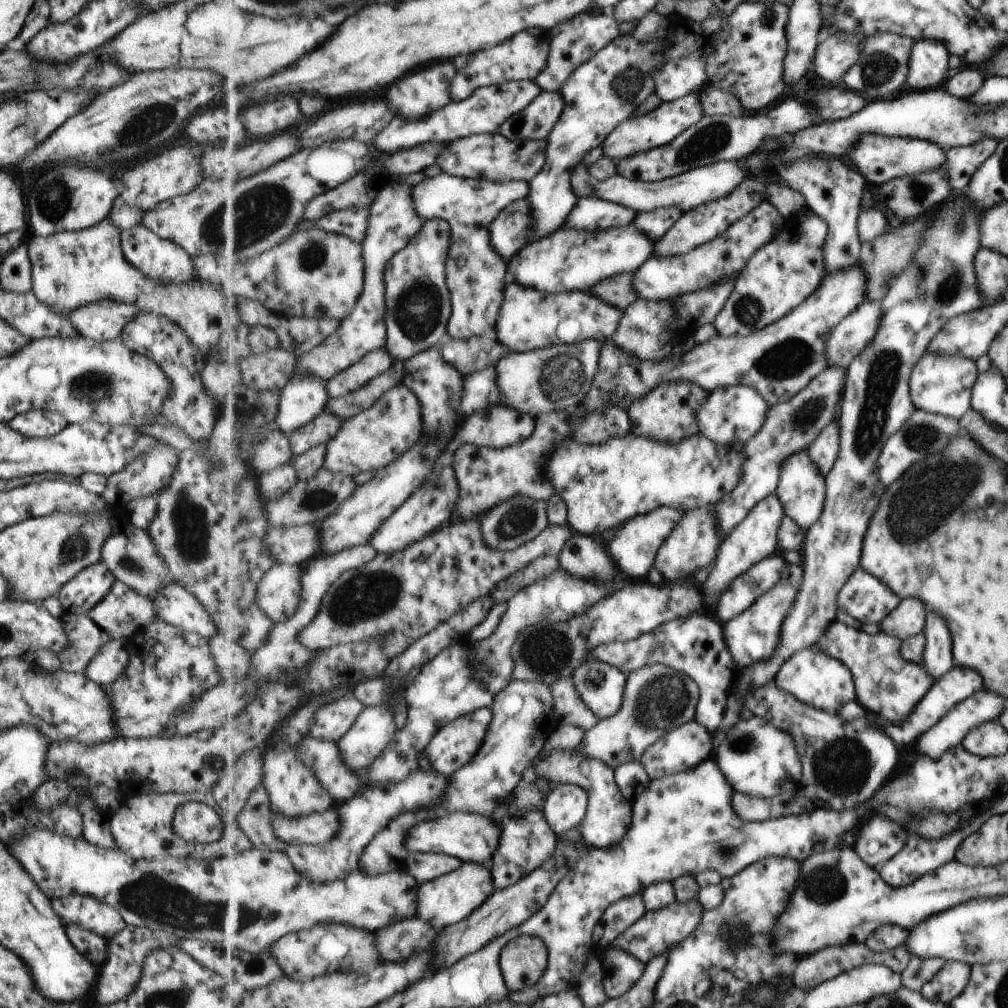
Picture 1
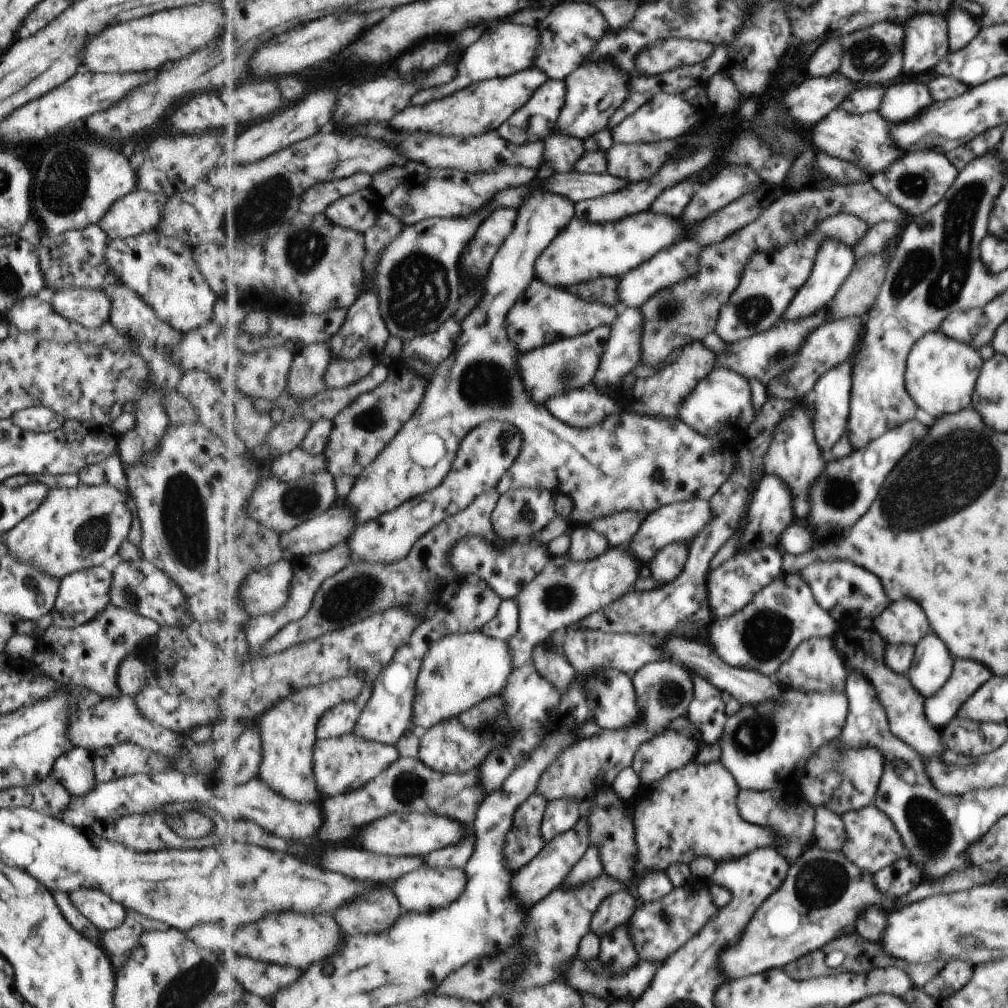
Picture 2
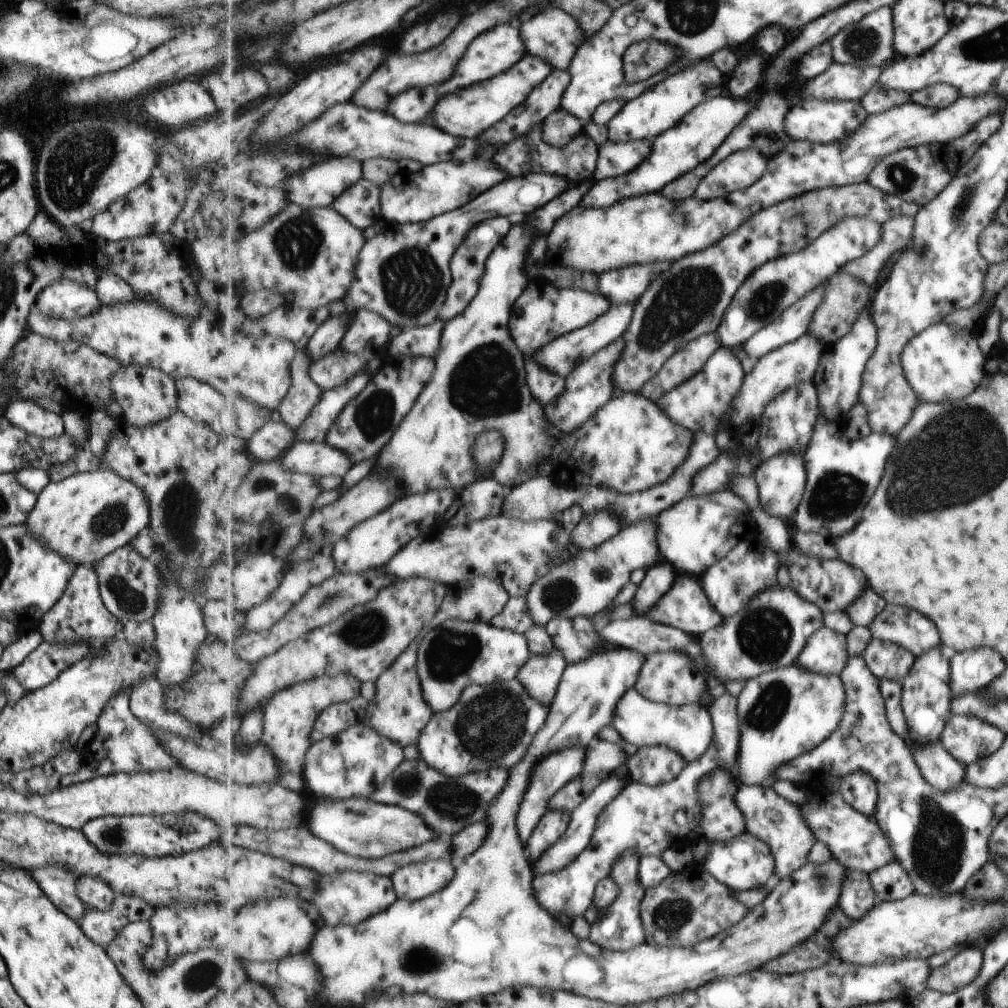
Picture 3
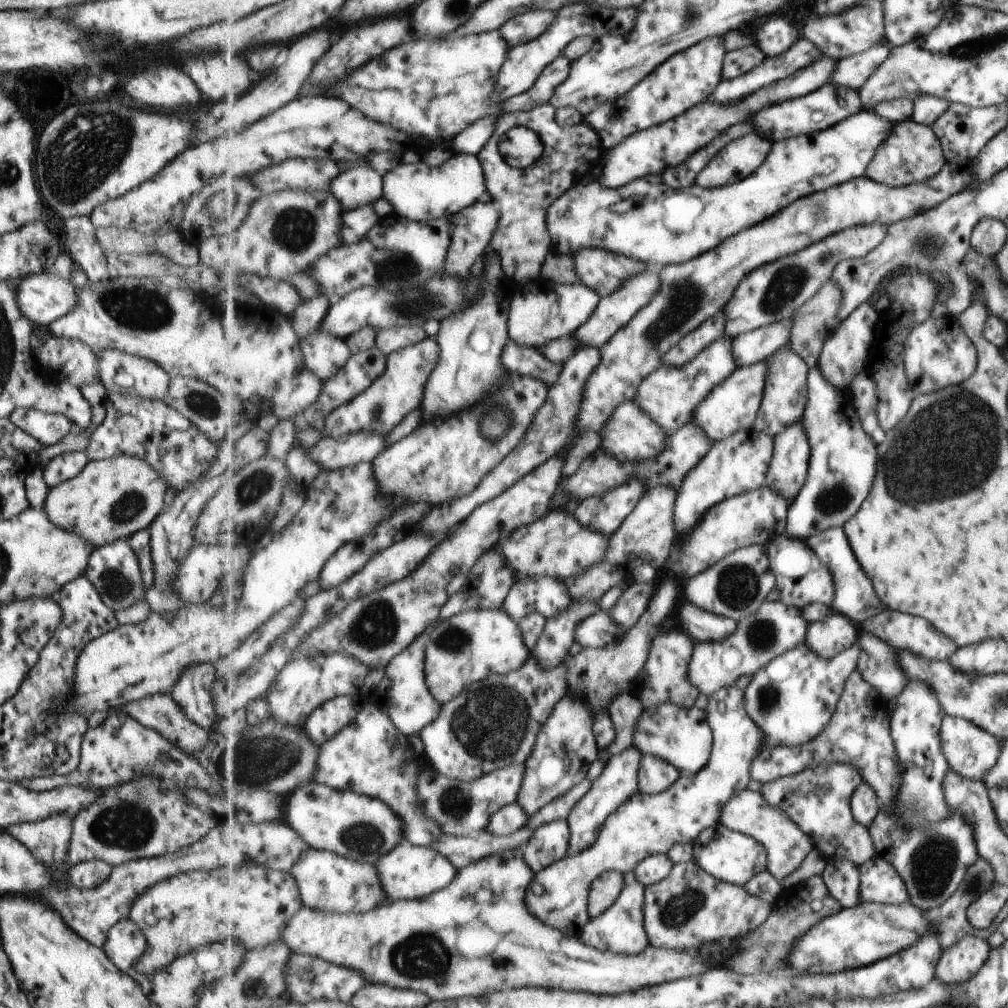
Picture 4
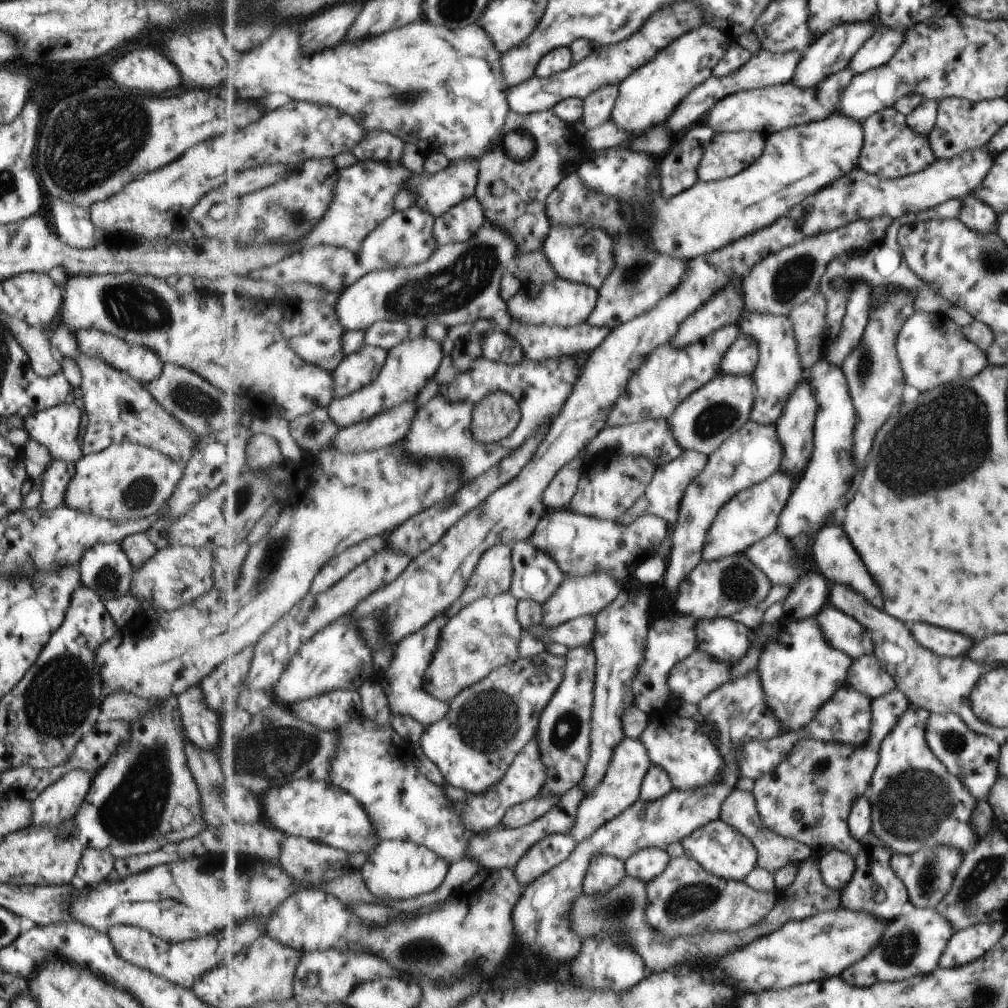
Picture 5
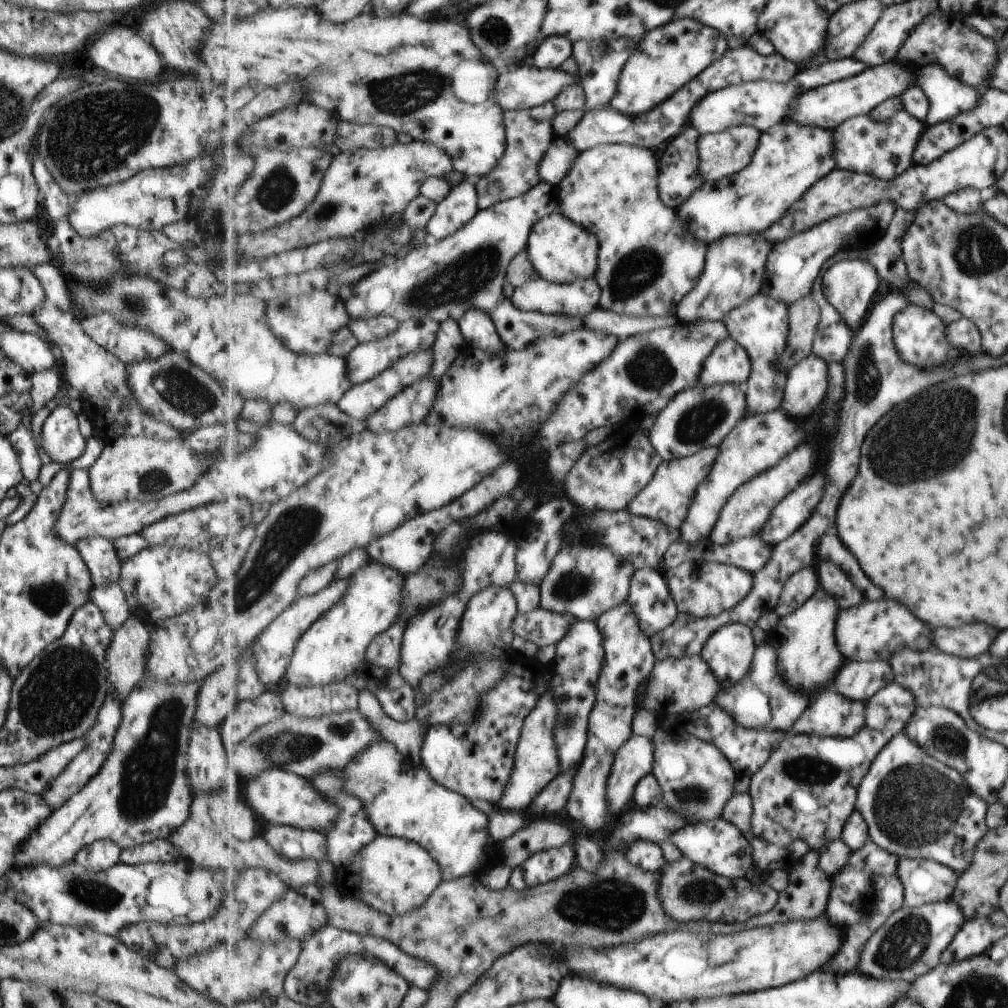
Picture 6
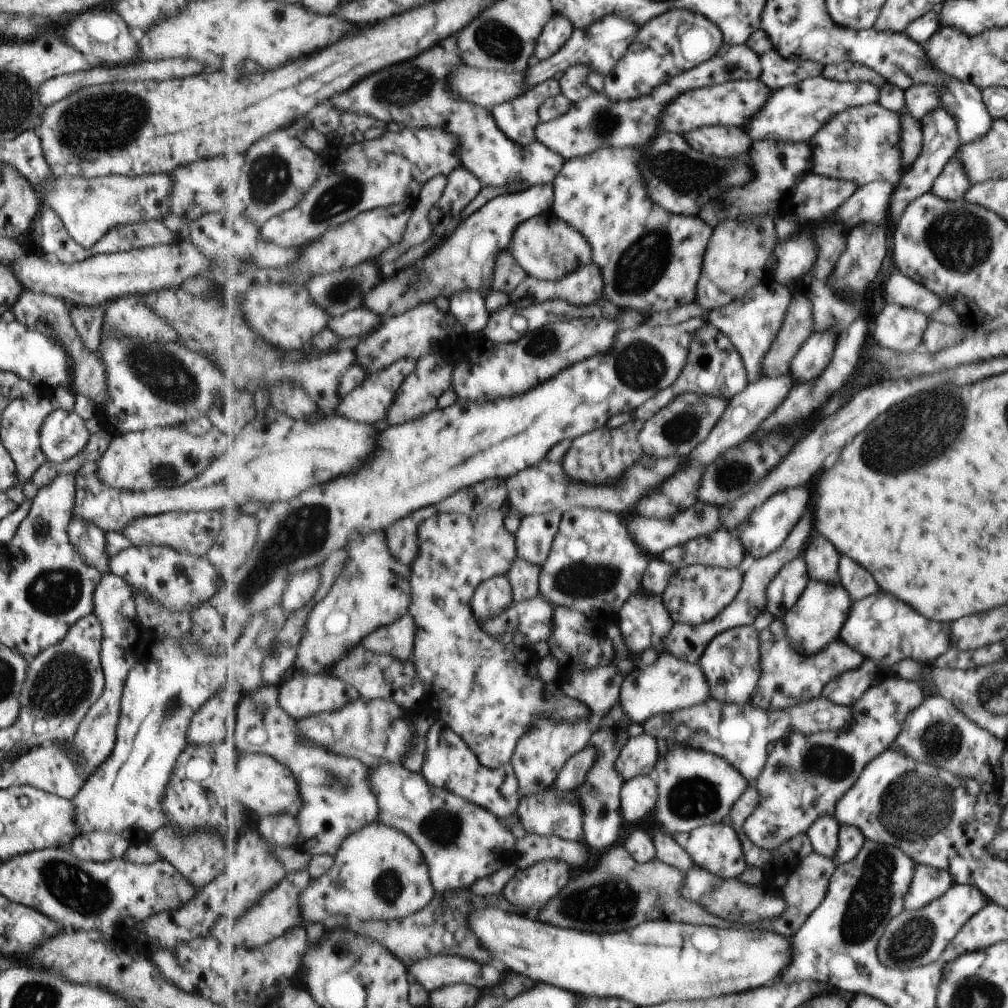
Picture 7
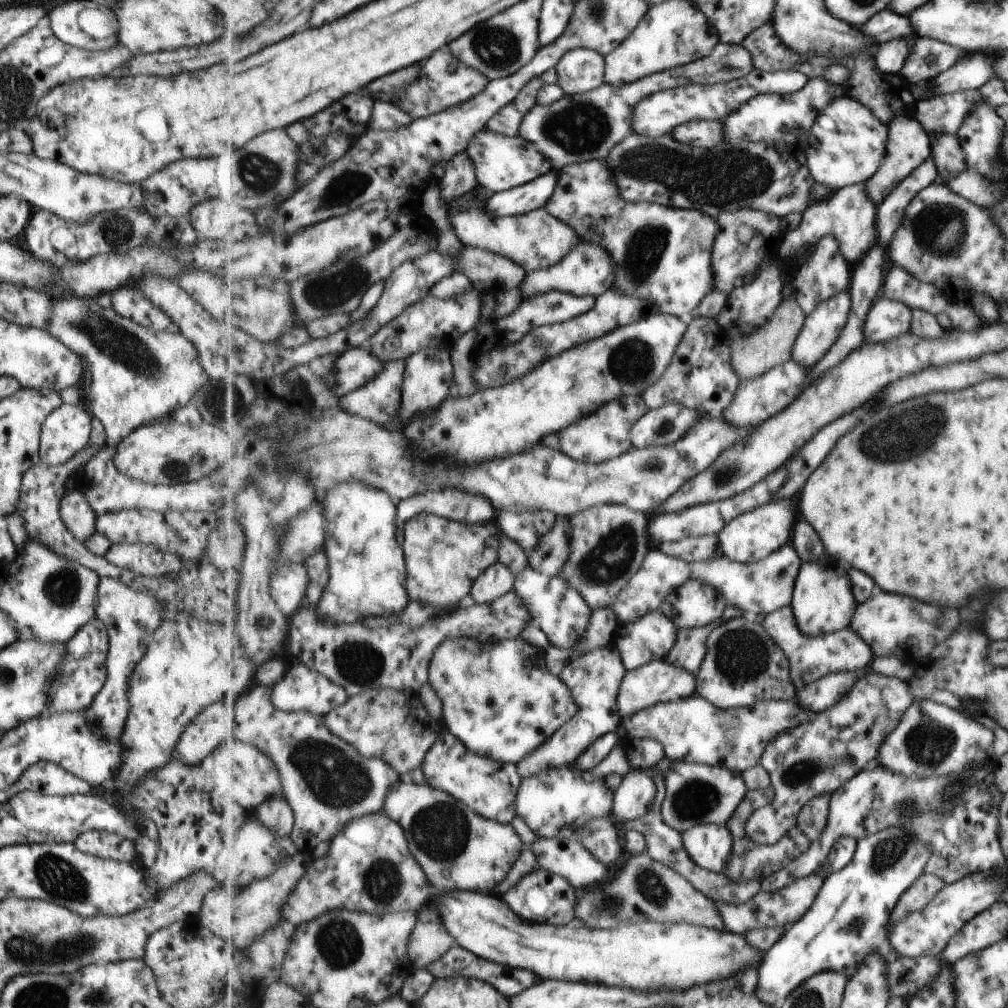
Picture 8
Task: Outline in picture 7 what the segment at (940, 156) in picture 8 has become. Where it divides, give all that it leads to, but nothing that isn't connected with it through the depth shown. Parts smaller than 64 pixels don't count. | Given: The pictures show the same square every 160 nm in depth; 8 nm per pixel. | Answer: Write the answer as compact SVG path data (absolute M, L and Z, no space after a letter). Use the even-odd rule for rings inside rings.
M957 156L951 157L937 178L933 181L930 192L945 201L958 201L968 191L970 182Z

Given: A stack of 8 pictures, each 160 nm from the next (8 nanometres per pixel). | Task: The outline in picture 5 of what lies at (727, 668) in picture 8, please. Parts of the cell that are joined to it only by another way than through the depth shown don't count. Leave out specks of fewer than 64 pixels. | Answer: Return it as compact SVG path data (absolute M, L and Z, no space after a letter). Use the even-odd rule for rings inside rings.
M731 617L697 620L697 636L701 639L701 650L727 662L729 668L738 665L751 647L750 629Z

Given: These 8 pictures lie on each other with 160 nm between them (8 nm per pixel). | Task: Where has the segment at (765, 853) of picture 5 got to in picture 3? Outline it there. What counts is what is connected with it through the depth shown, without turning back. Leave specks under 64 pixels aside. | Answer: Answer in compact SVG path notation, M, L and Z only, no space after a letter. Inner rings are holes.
M747 784L739 786L735 802L744 813L747 832L769 844L772 849L773 857L776 858L776 880L788 879L805 866L806 858L809 858L809 852L818 840L801 814L799 805L779 796L771 787Z

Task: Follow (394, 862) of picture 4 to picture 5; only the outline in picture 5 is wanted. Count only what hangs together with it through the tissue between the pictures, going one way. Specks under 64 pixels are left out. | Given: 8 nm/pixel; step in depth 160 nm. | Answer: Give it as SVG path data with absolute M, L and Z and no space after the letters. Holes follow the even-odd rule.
M381 840L377 848L373 850L373 853L369 855L369 860L365 862L361 871L367 888L370 888L371 892L377 896L377 900L382 903L385 898L389 900L406 900L437 890L445 882L449 866L443 857L436 854L432 849L427 848L427 846L416 844L411 840Z

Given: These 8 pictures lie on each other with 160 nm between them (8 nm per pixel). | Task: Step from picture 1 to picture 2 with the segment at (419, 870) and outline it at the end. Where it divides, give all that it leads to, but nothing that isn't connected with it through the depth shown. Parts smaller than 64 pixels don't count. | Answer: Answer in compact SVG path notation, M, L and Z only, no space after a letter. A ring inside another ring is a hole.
M473 830L465 831L465 834L457 844L437 851L426 858L426 865L432 868L461 868L472 860L477 844L477 836Z

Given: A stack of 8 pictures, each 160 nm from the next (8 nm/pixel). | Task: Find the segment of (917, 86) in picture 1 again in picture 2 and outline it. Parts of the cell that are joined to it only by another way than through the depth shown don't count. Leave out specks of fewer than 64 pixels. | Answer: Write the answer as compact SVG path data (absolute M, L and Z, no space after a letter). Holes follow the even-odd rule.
M921 12L903 22L903 73L927 72L947 54L947 32L941 13Z

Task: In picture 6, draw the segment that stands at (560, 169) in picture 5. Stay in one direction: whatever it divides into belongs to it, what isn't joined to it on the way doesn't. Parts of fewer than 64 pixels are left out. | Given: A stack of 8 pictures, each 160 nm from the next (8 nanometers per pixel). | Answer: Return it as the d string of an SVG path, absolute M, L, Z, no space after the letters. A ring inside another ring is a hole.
M549 100L549 103L529 109L504 112L508 148L500 166L493 170L489 178L475 180L480 209L487 209L499 202L527 194L543 182L539 176L539 166L547 150L557 139L556 132L553 130L555 114L557 114L555 100Z

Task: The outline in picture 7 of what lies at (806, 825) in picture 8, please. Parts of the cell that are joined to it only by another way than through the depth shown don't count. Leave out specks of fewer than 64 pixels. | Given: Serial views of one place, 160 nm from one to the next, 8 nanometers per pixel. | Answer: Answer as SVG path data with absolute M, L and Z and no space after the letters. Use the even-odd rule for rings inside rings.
M824 816L814 823L807 832L811 837L814 851L836 860L840 828L840 822L834 816Z

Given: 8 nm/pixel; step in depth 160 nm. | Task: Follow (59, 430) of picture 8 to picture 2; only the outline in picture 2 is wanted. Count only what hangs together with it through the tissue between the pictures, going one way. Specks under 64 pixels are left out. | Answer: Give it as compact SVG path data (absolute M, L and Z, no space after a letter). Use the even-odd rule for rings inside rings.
M33 405L14 412L10 421L22 431L48 433L61 428L64 418L43 405Z

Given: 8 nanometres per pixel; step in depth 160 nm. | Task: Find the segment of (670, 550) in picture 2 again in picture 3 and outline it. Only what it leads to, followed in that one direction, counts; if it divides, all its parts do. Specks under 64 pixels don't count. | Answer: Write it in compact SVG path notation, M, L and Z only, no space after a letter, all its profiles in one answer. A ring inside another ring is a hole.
M661 560L646 572L645 581L638 586L631 604L635 604L635 612L639 617L647 617L651 608L657 606L659 598L663 598L676 582L675 568L665 560Z

